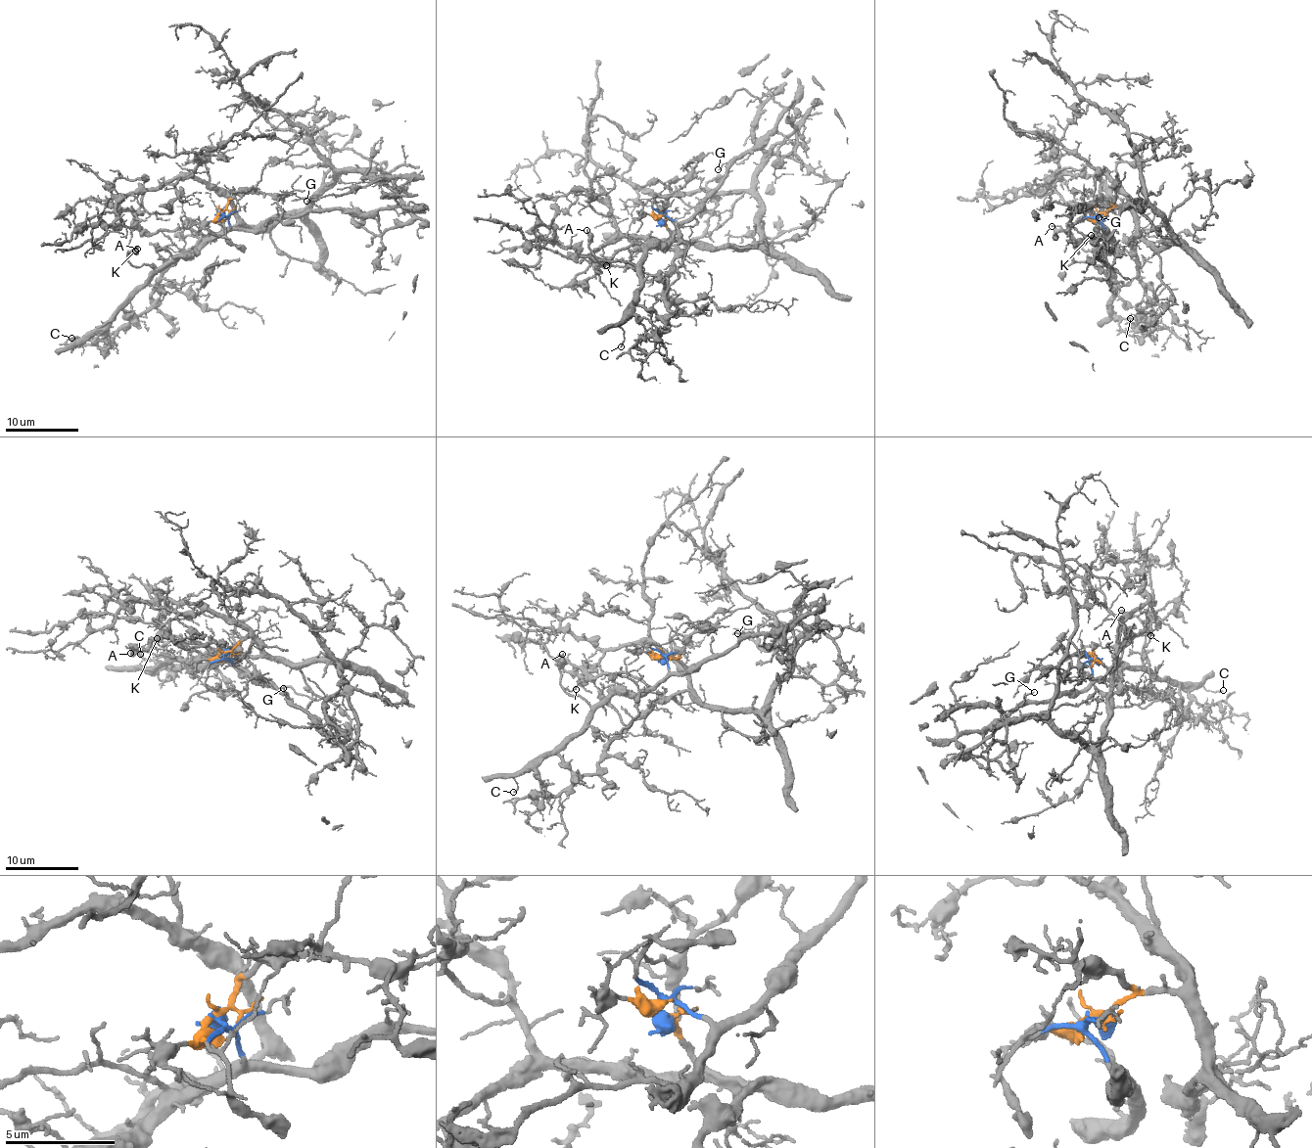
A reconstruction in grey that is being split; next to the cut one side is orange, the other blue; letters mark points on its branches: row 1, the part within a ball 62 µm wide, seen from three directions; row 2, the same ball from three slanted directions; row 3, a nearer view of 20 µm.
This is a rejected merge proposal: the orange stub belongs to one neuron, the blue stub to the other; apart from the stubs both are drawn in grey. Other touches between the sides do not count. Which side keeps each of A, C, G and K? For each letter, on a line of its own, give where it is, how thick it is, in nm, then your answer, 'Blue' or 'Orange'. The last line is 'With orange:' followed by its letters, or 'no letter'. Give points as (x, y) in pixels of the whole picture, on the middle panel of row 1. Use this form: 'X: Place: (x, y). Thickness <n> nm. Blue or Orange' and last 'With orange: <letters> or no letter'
A: Place: (586, 230). Thickness 280 nm. Blue
C: Place: (621, 346). Thickness 120 nm. Blue
G: Place: (718, 169). Thickness 110 nm. Blue
K: Place: (606, 265). Thickness 100 nm. Blue
With orange: no letter

